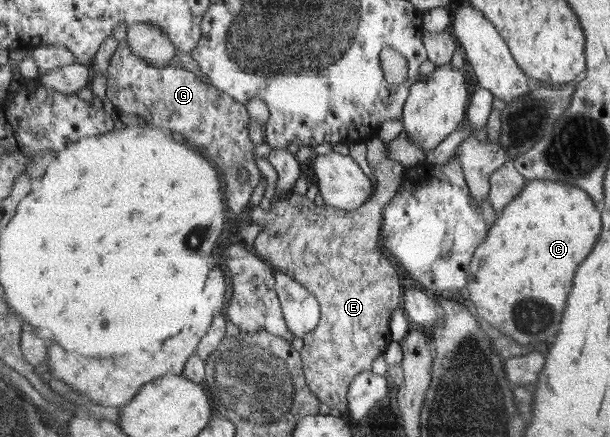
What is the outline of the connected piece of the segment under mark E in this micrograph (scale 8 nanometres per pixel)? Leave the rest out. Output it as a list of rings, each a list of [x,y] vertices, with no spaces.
[[[375,138],[368,143],[368,161],[370,162],[371,168],[373,168],[373,177],[375,179],[375,190],[371,194],[371,198],[361,207],[354,211],[344,211],[343,209],[338,209],[337,207],[323,204],[317,206],[314,201],[309,200],[307,196],[294,193],[283,195],[281,198],[274,198],[272,200],[272,208],[268,211],[257,210],[253,217],[253,222],[261,224],[264,226],[262,231],[257,235],[255,243],[256,253],[260,258],[269,262],[272,266],[276,266],[278,271],[289,275],[291,278],[295,279],[299,284],[304,285],[304,287],[317,297],[317,301],[321,306],[321,321],[317,329],[307,335],[303,340],[304,346],[300,350],[300,354],[303,360],[303,365],[305,368],[305,376],[309,388],[320,398],[320,402],[328,405],[329,408],[336,408],[341,412],[345,412],[348,409],[348,392],[350,391],[351,383],[353,379],[362,372],[373,370],[373,362],[383,355],[383,352],[387,350],[389,342],[391,342],[391,319],[393,319],[393,313],[399,309],[399,306],[403,305],[403,298],[405,292],[405,279],[401,273],[401,270],[397,264],[395,264],[393,258],[389,256],[383,246],[381,246],[382,241],[382,226],[384,225],[384,211],[386,206],[393,200],[400,186],[405,181],[407,168],[404,164],[399,161],[389,159],[386,156],[387,145],[385,141],[380,138]]]

